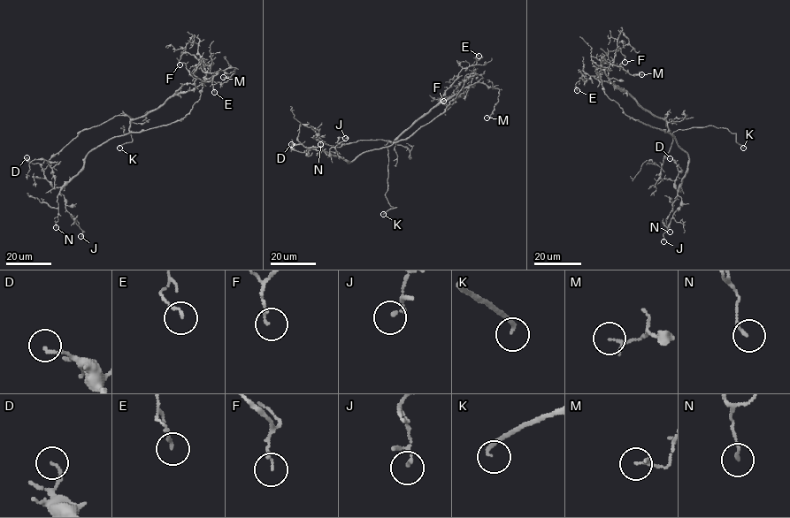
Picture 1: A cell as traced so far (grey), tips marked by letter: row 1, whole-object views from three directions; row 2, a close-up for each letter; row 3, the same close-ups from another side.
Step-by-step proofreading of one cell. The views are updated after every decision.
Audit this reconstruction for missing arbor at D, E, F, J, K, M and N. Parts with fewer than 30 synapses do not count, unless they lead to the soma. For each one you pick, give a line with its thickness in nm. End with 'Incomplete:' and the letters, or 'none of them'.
K: calibre 150 nm
Incomplete: K

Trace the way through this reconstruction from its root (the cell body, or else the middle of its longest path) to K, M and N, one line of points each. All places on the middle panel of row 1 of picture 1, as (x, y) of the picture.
K: (403, 133), (387, 148), (387, 188), (385, 197), (391, 206), (396, 207), (383, 214)
M: (403, 133), (431, 109), (479, 82), (499, 90), (498, 102), (491, 117), (487, 118)
N: (403, 133), (392, 144), (365, 151), (349, 163), (322, 150), (322, 140), (320, 144)

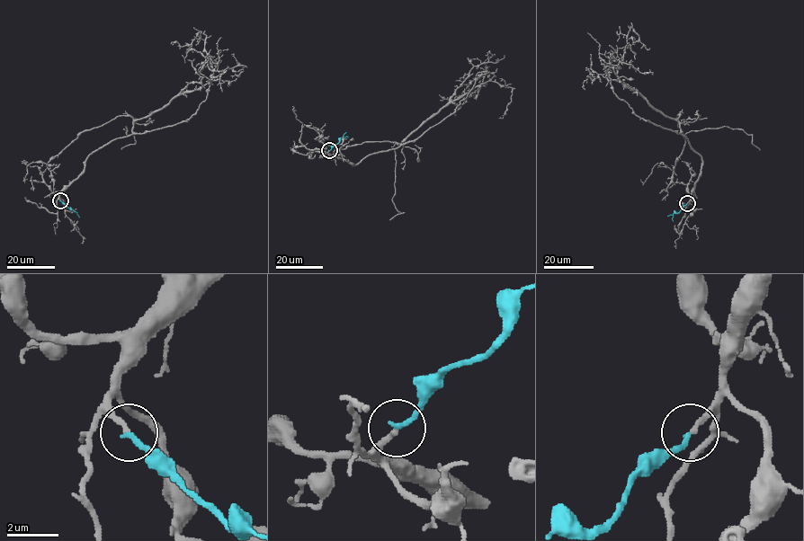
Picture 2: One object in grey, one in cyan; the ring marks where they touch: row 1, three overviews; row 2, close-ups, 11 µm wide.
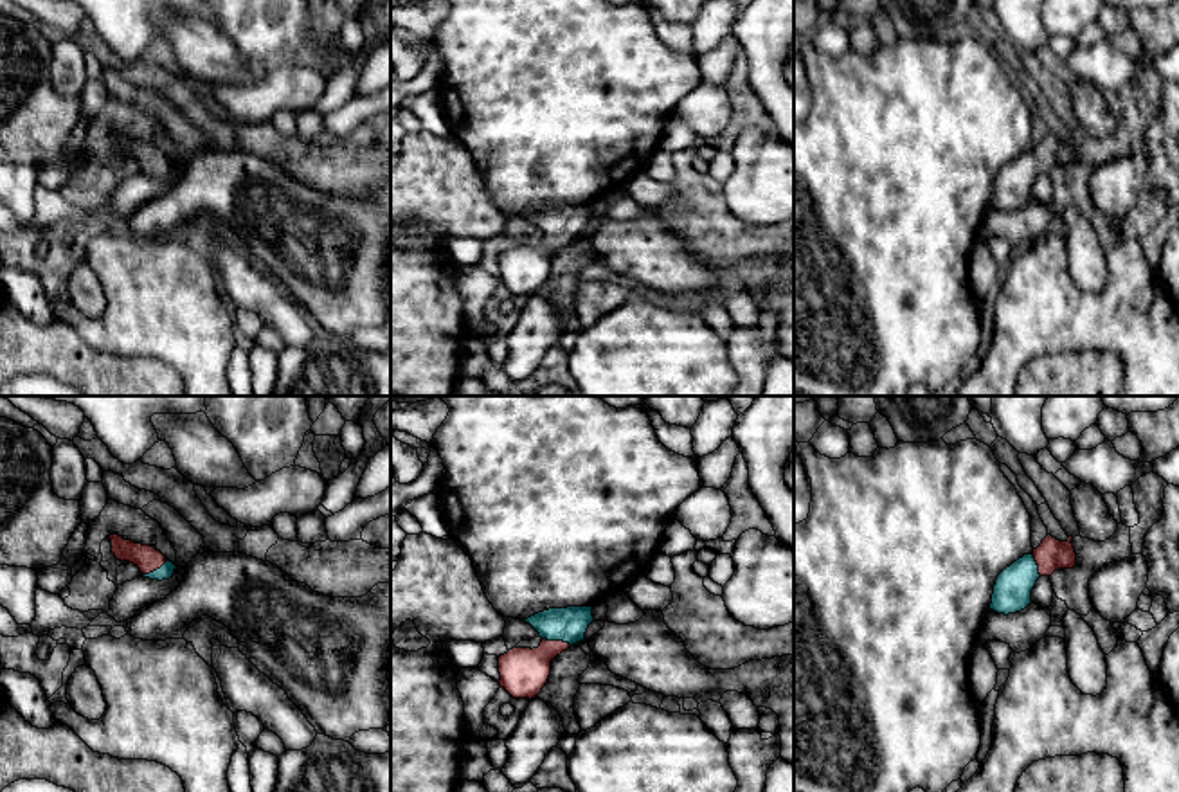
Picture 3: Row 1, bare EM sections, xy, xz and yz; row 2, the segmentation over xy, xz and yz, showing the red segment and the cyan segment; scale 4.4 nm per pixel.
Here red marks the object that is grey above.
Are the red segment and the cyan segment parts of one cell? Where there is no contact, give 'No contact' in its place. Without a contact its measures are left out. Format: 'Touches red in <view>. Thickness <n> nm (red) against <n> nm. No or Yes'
Touches red in xz. Thickness 220 nm (red) against 160 nm. Yes

